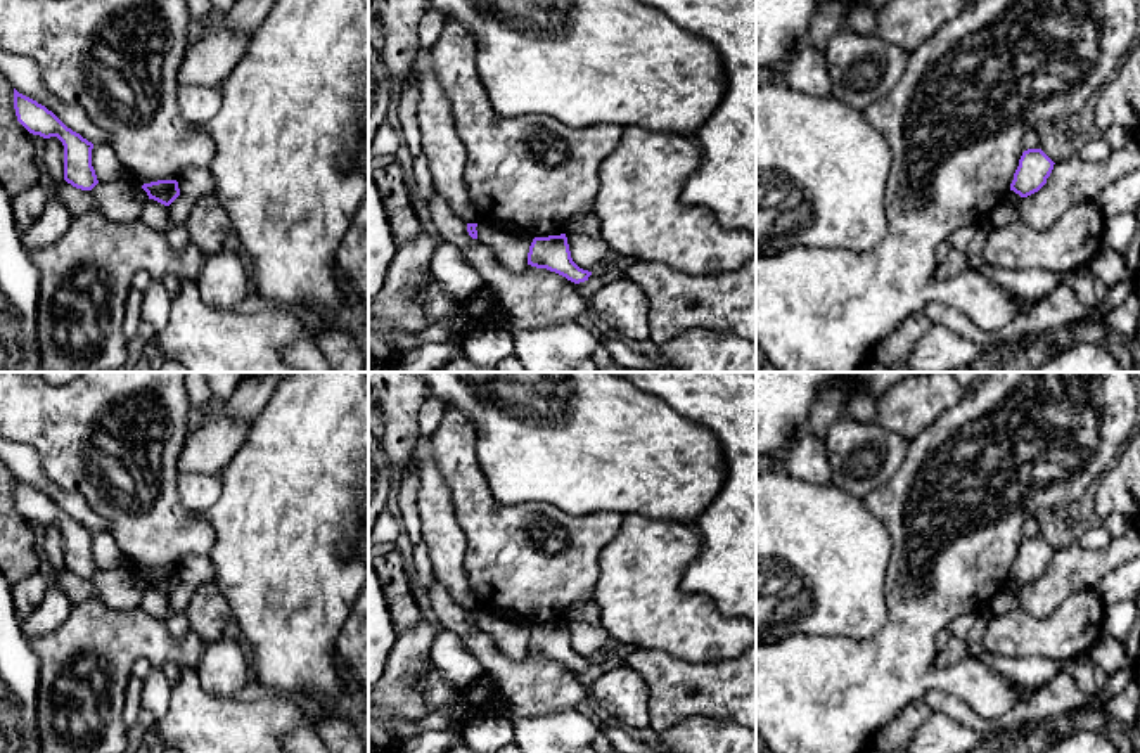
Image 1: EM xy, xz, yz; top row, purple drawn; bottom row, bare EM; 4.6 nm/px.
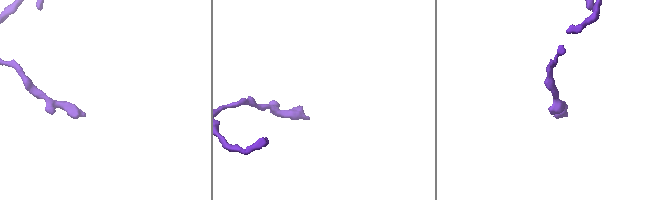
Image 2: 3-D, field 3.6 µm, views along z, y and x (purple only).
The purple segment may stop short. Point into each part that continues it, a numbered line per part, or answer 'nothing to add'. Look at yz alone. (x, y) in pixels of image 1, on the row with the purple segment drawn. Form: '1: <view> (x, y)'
nothing to add

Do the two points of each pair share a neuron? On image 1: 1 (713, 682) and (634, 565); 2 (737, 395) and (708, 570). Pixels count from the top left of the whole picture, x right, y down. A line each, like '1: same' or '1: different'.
1: different
2: same

